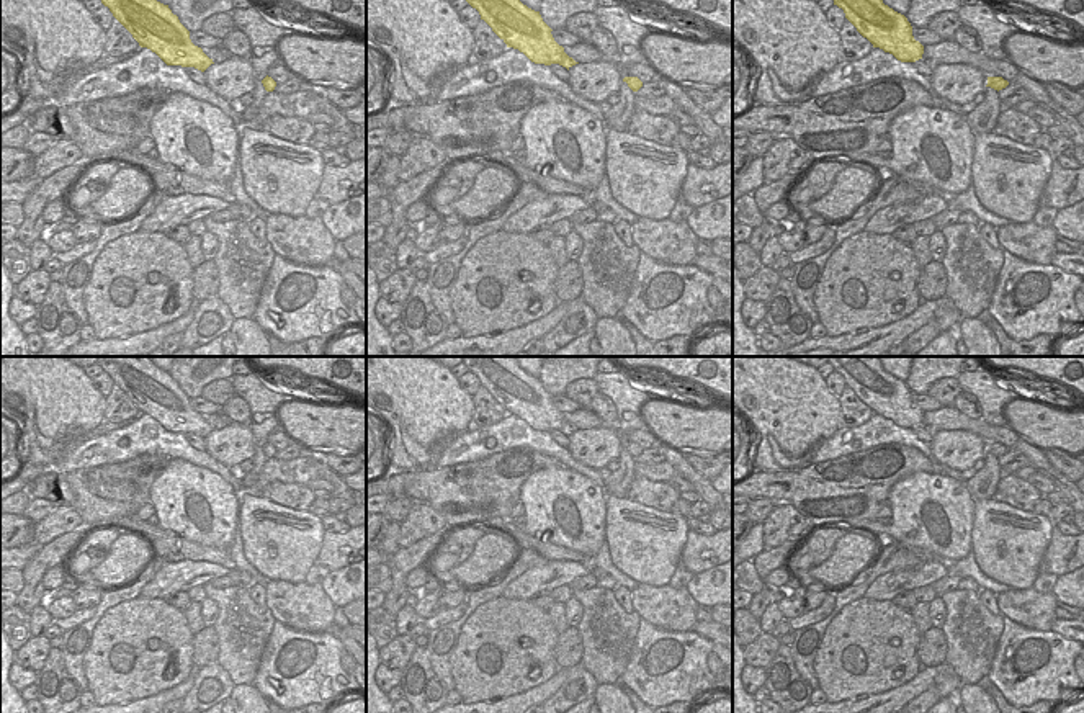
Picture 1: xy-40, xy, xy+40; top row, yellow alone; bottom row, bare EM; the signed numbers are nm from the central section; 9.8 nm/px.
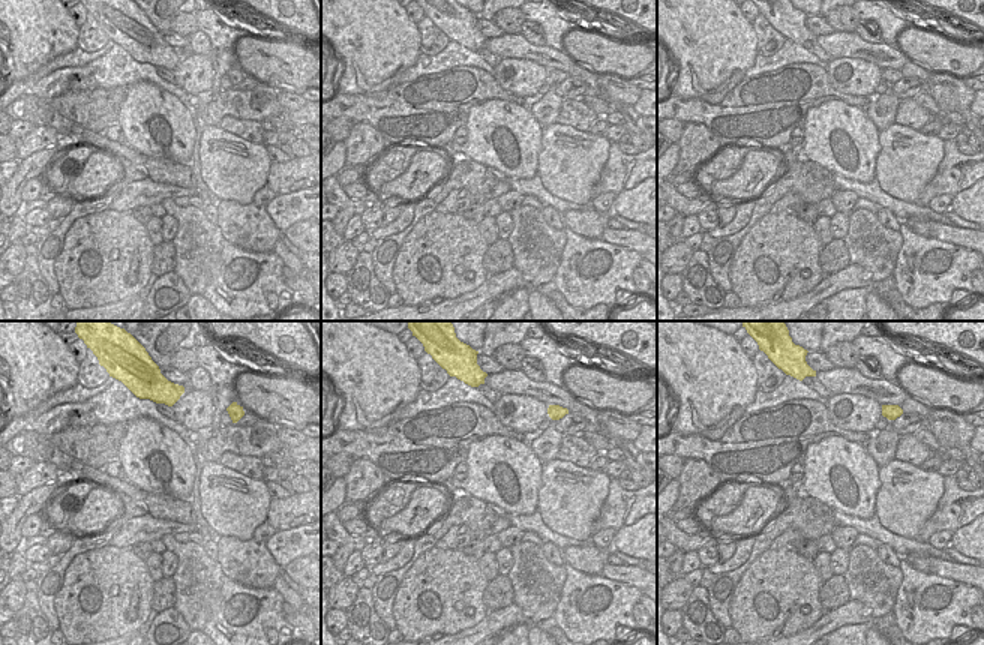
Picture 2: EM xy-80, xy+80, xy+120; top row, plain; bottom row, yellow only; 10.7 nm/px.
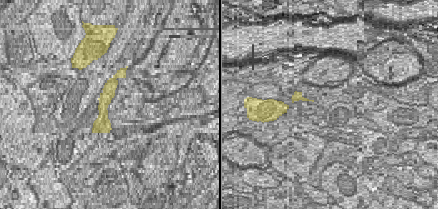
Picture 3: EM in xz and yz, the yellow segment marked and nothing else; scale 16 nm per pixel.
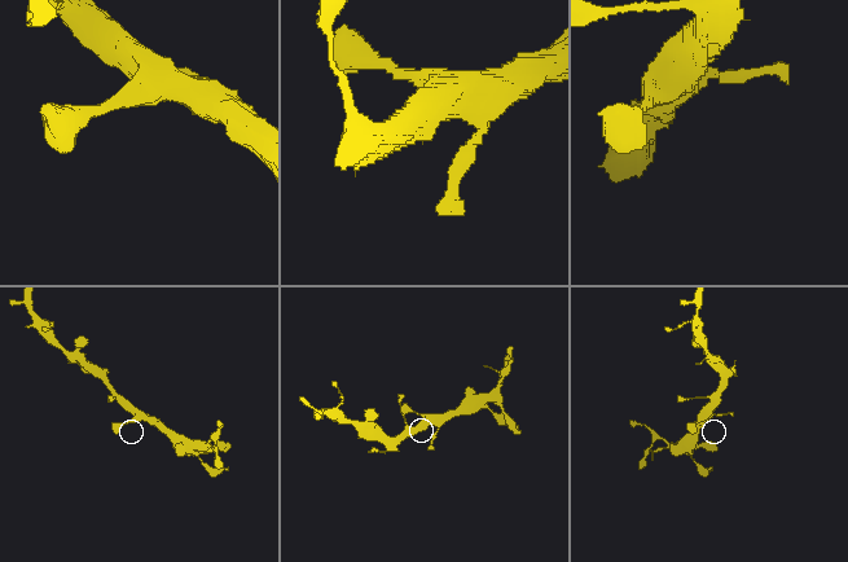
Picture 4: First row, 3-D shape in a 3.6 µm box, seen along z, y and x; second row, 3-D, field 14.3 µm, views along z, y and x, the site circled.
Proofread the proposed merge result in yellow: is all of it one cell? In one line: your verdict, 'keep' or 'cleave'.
keep

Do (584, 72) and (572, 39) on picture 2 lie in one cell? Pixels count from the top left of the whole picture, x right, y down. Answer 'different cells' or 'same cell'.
different cells

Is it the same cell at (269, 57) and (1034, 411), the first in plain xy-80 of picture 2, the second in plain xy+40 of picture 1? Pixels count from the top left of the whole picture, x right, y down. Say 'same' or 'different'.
same

